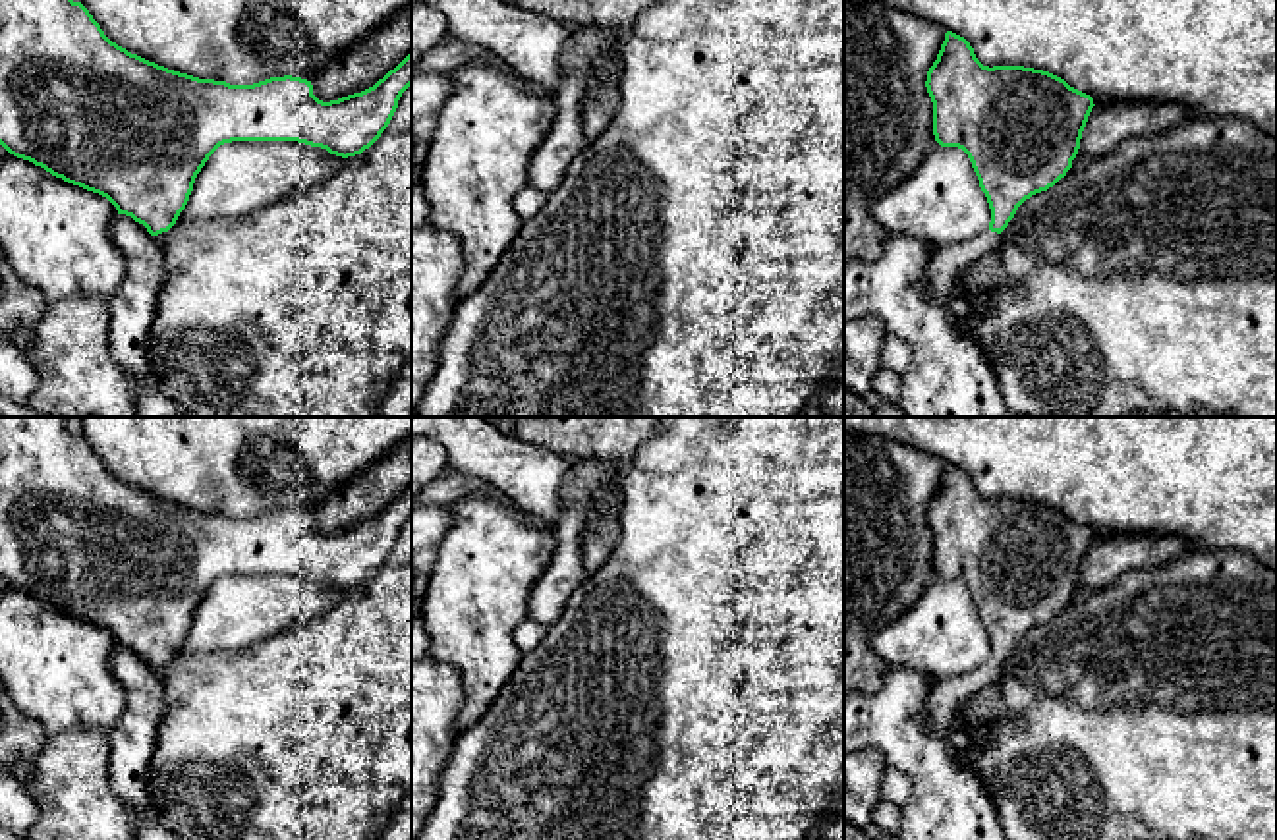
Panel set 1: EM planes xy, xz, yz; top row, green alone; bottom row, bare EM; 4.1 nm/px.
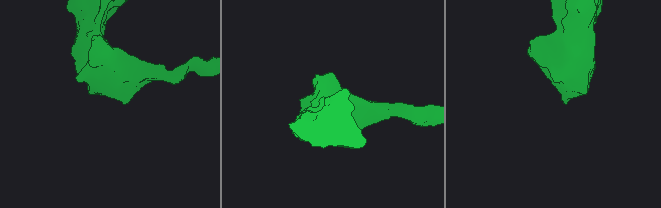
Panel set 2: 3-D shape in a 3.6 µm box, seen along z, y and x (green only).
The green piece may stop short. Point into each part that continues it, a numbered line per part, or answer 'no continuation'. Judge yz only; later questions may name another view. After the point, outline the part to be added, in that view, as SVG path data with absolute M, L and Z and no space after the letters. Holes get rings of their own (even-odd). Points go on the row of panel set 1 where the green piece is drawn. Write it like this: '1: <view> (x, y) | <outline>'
1: yz (947, 261) | M989 228L972 239L958 243L929 243L927 299L941 299L951 292L954 278L968 266L979 263L999 247L1001 234Z

